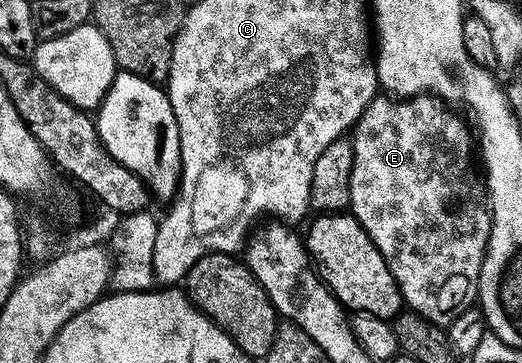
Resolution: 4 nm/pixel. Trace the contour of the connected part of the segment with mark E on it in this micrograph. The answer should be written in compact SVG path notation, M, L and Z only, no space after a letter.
M392 96L373 98L369 106L362 112L362 116L350 134L354 148L354 168L350 172L350 200L348 201L352 217L358 220L358 224L362 224L369 240L375 244L376 251L386 260L386 264L400 289L403 305L409 311L420 314L443 328L447 327L458 316L462 316L462 312L473 309L474 303L477 301L480 292L482 260L486 256L490 228L492 227L492 212L486 201L485 187L478 174L478 179L476 179L476 174L472 171L472 158L474 162L473 131L469 127L468 131L454 115L448 113L452 113L449 107L435 96L417 96L403 100L397 100Z

